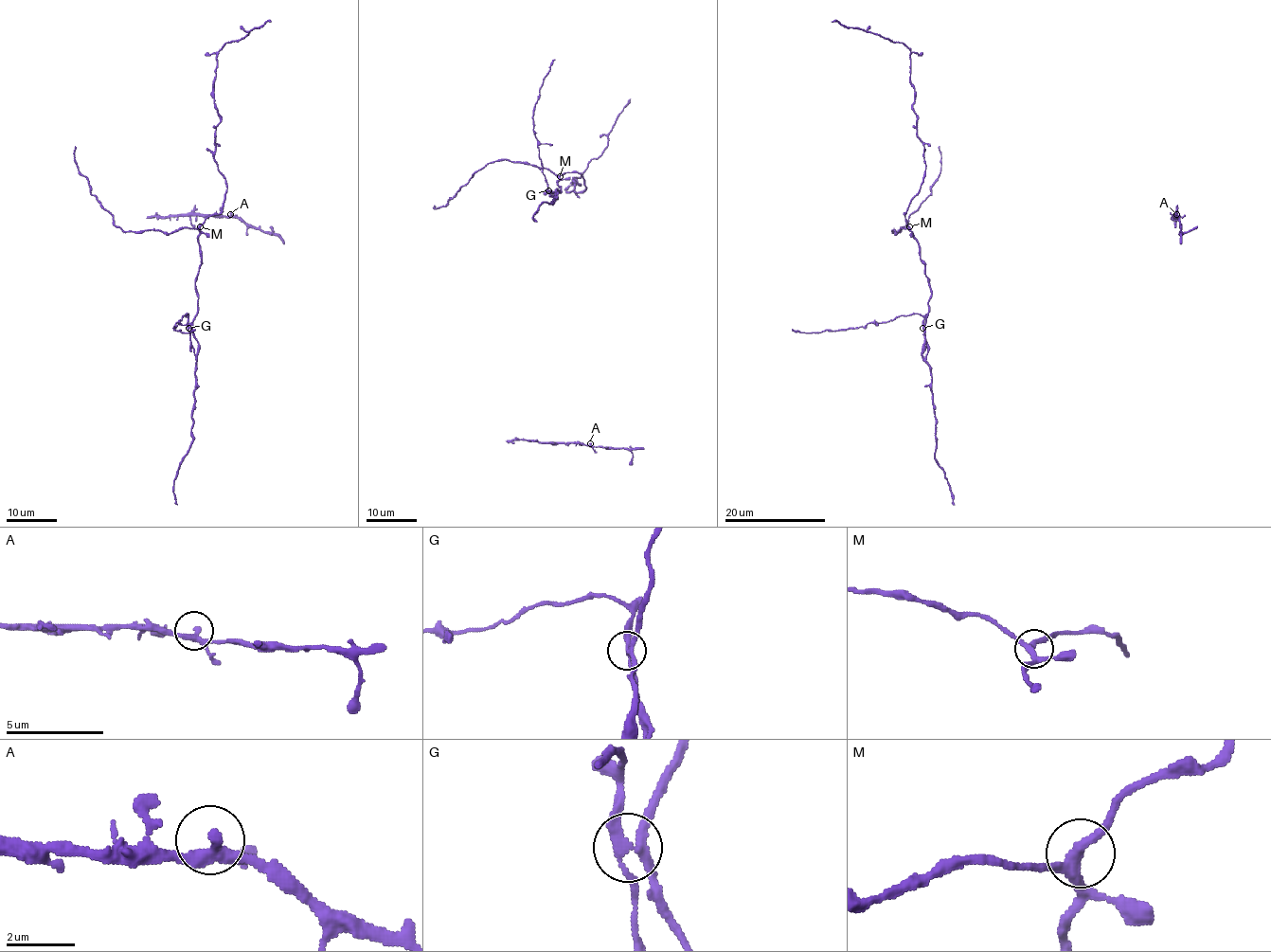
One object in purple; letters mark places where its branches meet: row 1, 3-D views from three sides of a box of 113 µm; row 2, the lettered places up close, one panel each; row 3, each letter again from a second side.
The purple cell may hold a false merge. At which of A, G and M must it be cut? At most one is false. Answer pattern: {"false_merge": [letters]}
{"false_merge": ["G"]}

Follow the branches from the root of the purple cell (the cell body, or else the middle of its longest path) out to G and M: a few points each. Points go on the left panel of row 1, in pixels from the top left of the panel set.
G: (109, 212), (113, 223), (124, 231), (172, 233), (184, 227), (199, 231), (197, 314), (188, 327)
M: (109, 212), (113, 223), (124, 231), (172, 233), (184, 227), (200, 226)

